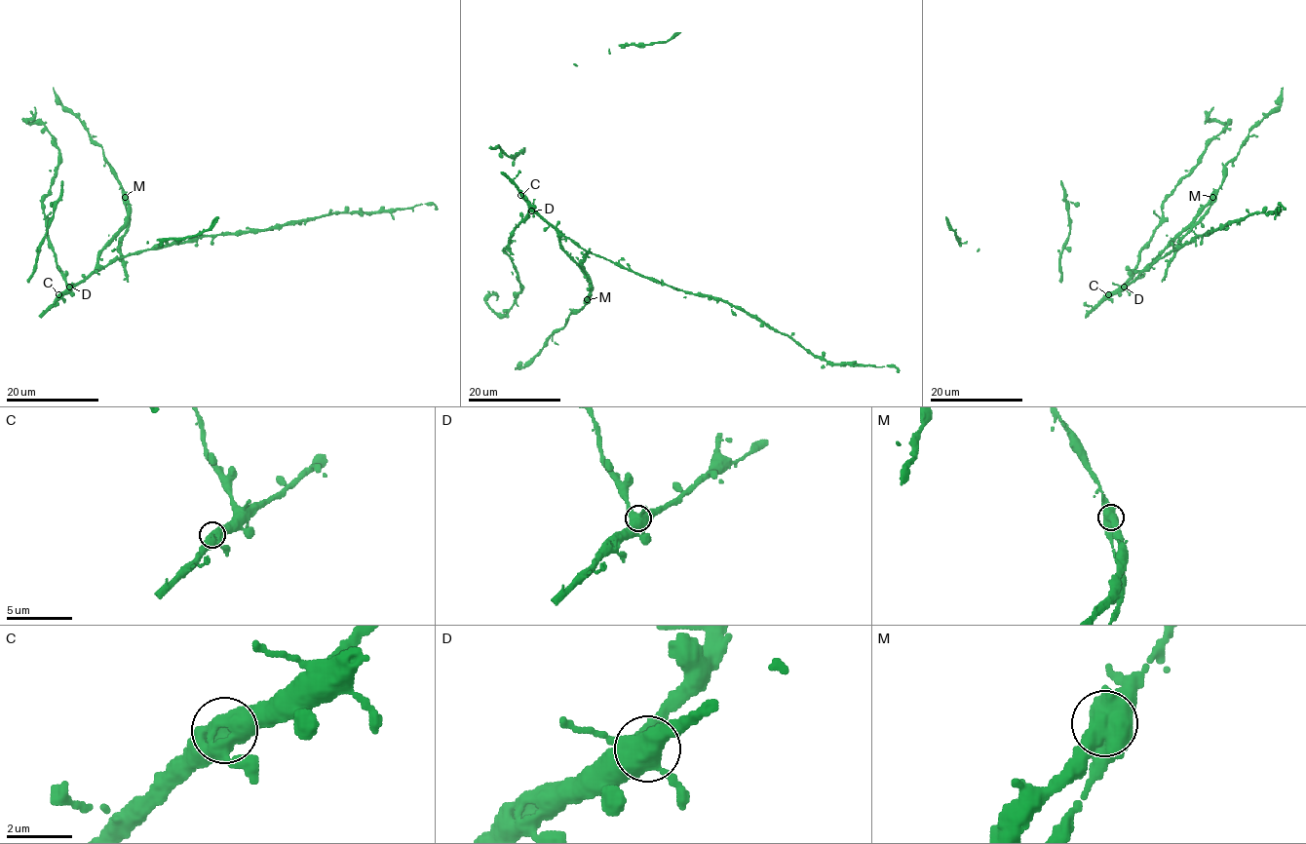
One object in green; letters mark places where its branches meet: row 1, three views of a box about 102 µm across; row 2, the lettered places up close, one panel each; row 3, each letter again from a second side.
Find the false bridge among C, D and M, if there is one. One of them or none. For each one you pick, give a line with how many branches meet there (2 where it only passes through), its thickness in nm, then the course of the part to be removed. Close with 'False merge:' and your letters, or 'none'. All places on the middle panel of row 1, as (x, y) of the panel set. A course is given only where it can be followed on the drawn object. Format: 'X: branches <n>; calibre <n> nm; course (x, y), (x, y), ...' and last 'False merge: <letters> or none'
M: branches 4; calibre 550 nm; course (587, 299), (581, 308), (574, 310), (563, 327), (550, 335), (539, 353), (524, 366), (515, 368)
False merge: M

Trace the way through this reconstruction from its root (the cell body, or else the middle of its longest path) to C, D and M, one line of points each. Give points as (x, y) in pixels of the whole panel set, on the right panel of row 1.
C: (1135, 278), (1108, 294)
D: (1135, 278), (1124, 287)
M: (1135, 278), (1212, 196)

